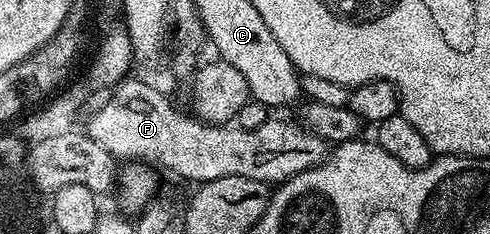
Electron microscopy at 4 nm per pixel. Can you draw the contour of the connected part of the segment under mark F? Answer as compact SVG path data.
M123 78L107 92L108 100L89 117L86 126L87 135L119 160L161 163L174 174L193 179L196 185L218 181L218 177L250 177L279 185L306 169L314 169L330 150L322 137L288 119L270 117L258 129L187 119L172 108L171 101L158 88L132 78Z

